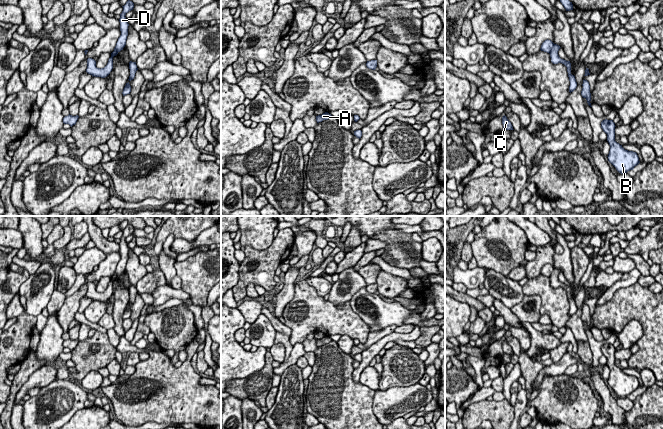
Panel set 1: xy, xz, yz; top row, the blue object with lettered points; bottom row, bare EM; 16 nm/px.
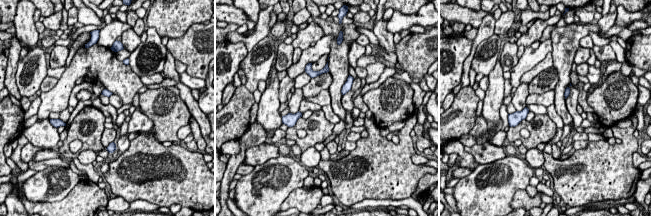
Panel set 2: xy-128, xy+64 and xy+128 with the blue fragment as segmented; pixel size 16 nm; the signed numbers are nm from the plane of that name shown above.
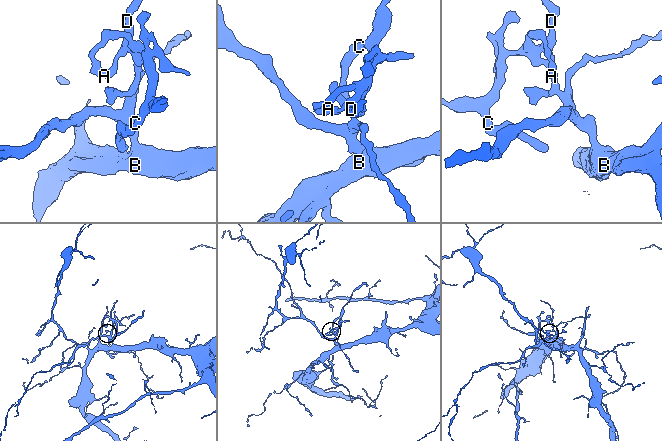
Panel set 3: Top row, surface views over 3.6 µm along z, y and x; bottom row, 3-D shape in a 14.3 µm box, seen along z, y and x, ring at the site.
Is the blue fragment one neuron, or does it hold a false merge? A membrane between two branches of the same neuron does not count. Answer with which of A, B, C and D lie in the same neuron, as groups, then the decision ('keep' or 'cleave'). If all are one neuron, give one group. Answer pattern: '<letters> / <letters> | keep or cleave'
A B C D | keep

